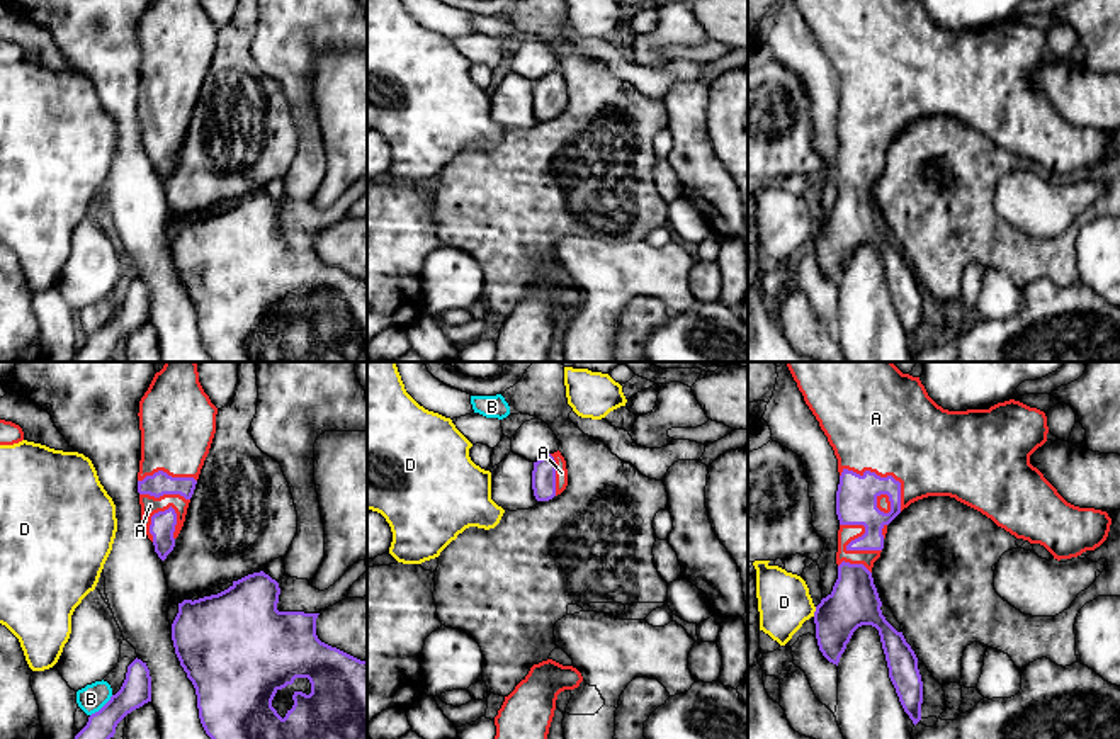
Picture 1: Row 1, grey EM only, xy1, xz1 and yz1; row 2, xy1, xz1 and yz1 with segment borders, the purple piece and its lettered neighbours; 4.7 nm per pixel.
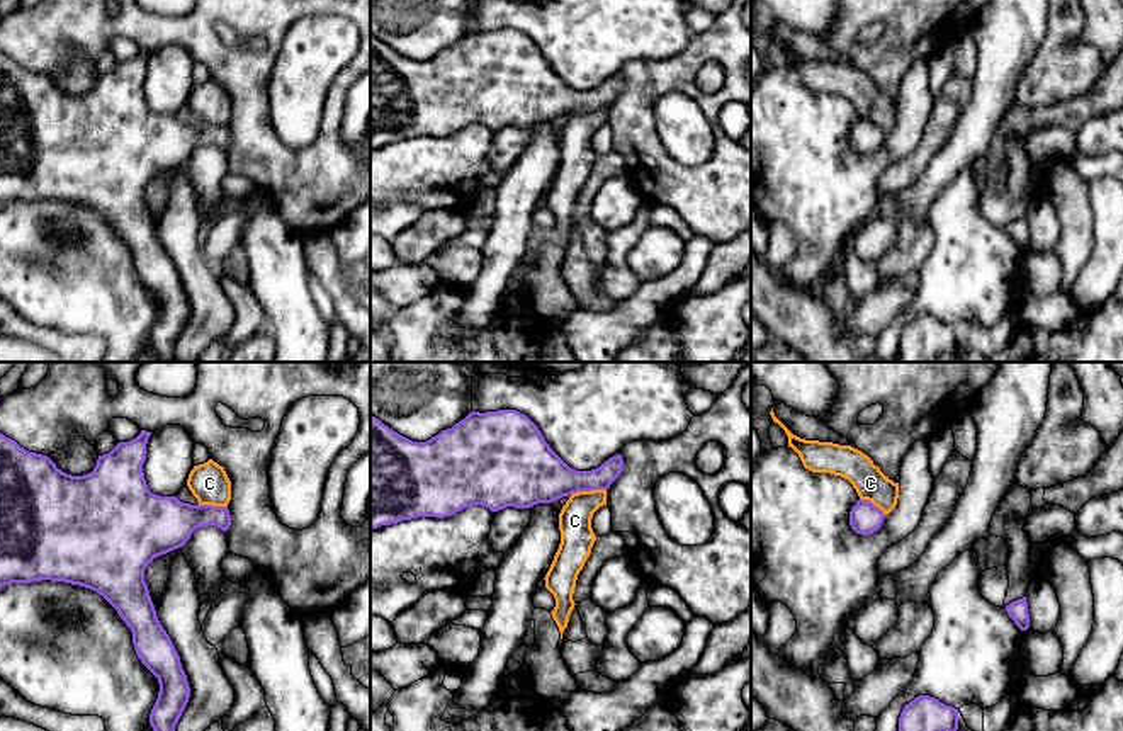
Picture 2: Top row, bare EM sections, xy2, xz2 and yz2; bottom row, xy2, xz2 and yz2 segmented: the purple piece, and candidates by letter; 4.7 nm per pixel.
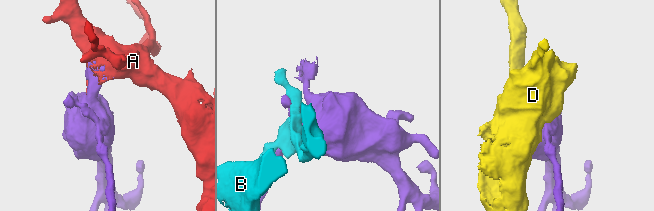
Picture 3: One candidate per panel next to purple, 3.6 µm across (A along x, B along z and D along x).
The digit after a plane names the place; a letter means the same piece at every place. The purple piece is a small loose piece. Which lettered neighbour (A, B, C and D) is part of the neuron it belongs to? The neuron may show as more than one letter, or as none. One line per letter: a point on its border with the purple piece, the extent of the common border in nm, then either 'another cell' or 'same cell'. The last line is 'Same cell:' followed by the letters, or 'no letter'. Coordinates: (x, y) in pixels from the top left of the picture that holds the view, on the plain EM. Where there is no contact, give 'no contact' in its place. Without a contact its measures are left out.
A: contact yz1 (884, 97); length 340 nm; same cell
B: contact xy1 (102, 327); length 150 nm; another cell
C: contact xz2 (588, 109); length 170 nm; another cell
D: contact yz1 (814, 231); length 50 nm; another cell
Same cell: A

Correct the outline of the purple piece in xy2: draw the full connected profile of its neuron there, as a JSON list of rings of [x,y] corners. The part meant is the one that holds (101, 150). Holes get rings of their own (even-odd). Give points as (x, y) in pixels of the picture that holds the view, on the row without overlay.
[[[141,49],[136,58],[119,61],[109,73],[99,75],[92,92],[71,95],[58,88],[48,75],[29,71],[0,53],[0,206],[51,199],[80,204],[102,214],[131,248],[141,282],[158,298],[160,311],[150,343],[158,362],[172,362],[175,345],[189,321],[190,306],[180,275],[156,236],[144,189],[155,177],[182,167],[199,146],[214,144],[226,151],[231,134],[228,126],[190,124],[177,116],[151,112],[143,92],[150,54],[151,51]]]

